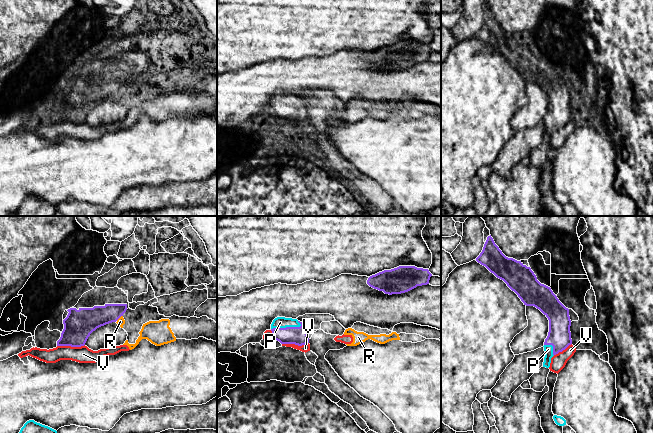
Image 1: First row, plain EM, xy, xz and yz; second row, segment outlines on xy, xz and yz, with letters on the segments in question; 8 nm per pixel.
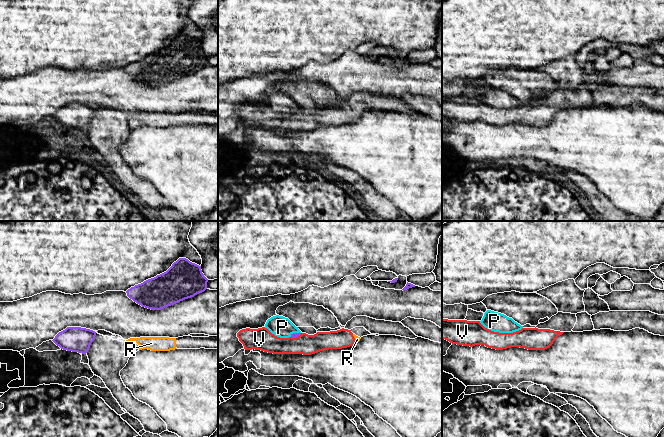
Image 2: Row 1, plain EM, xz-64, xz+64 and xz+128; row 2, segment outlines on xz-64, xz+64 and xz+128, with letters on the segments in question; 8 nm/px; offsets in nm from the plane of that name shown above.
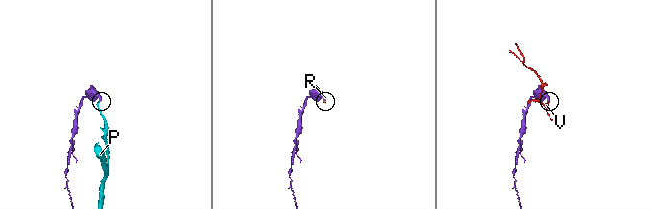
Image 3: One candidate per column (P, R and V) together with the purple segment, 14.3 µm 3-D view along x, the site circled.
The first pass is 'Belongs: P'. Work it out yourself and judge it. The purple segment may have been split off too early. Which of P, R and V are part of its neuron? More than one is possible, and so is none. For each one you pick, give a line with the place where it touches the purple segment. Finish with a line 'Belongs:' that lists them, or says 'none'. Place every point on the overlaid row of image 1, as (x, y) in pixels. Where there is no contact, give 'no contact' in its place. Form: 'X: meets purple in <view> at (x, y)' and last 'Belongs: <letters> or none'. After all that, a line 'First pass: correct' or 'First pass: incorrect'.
P: meets purple in xz at (286, 327)
Belongs: P
First pass: correct

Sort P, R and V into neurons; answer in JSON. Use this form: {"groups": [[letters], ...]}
{"groups": [["P"], ["R", "V"]]}

